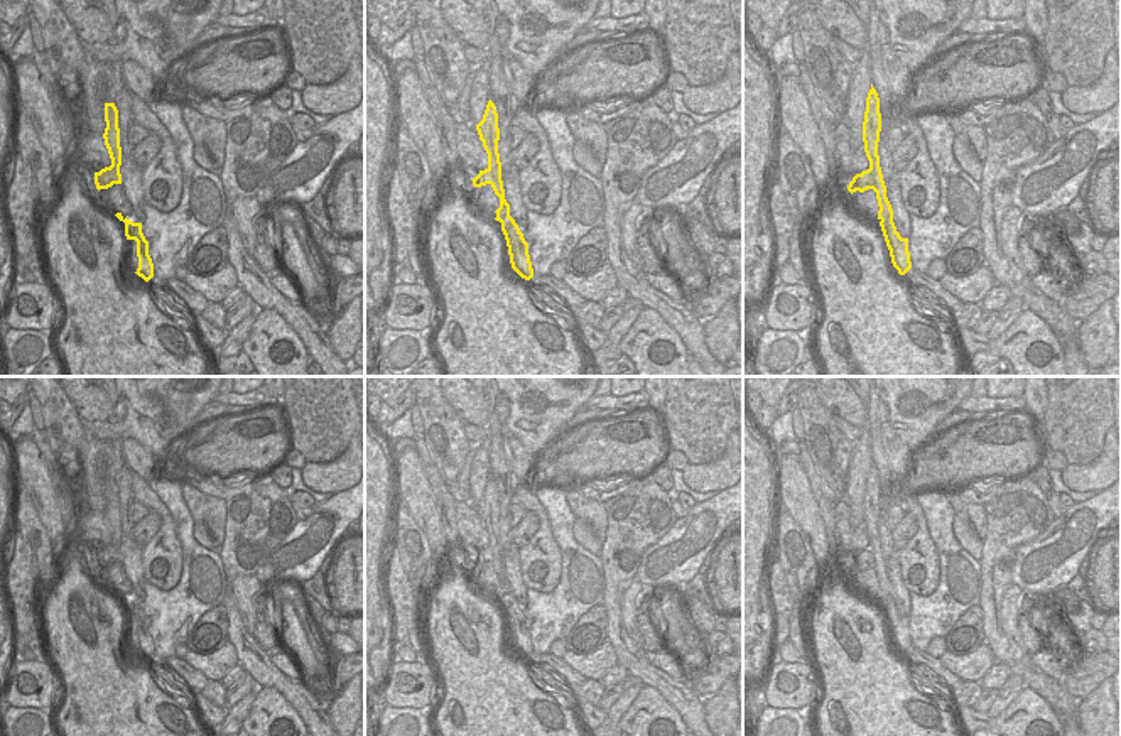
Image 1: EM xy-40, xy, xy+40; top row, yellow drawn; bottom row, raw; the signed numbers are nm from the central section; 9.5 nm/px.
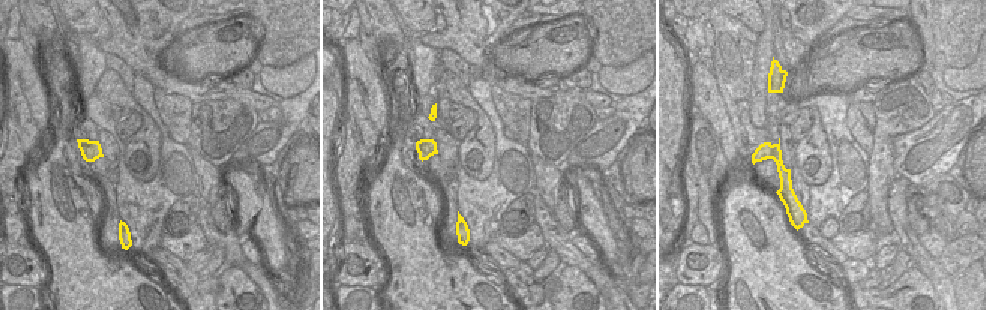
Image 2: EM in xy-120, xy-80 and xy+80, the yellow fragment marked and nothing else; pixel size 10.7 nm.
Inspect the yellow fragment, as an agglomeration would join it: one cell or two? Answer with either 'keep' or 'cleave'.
cleave

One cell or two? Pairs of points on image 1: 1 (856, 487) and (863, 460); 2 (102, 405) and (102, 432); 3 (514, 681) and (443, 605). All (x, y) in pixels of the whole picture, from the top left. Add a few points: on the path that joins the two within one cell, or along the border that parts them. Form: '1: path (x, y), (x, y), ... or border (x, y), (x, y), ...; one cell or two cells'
1: path (856, 480), (858, 466); one cell
2: border (112, 416), (105, 421), (85, 422); two cells
3: path (490, 676), (460, 645), (449, 628); one cell

